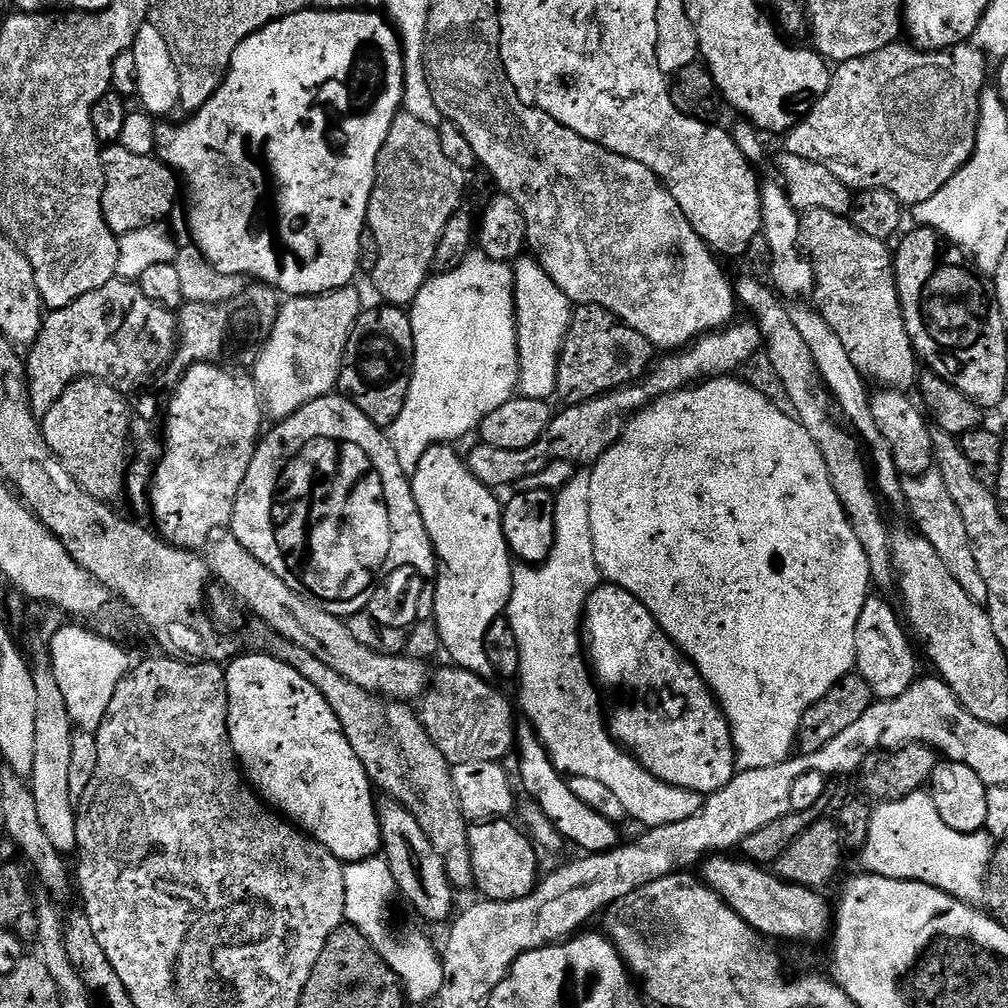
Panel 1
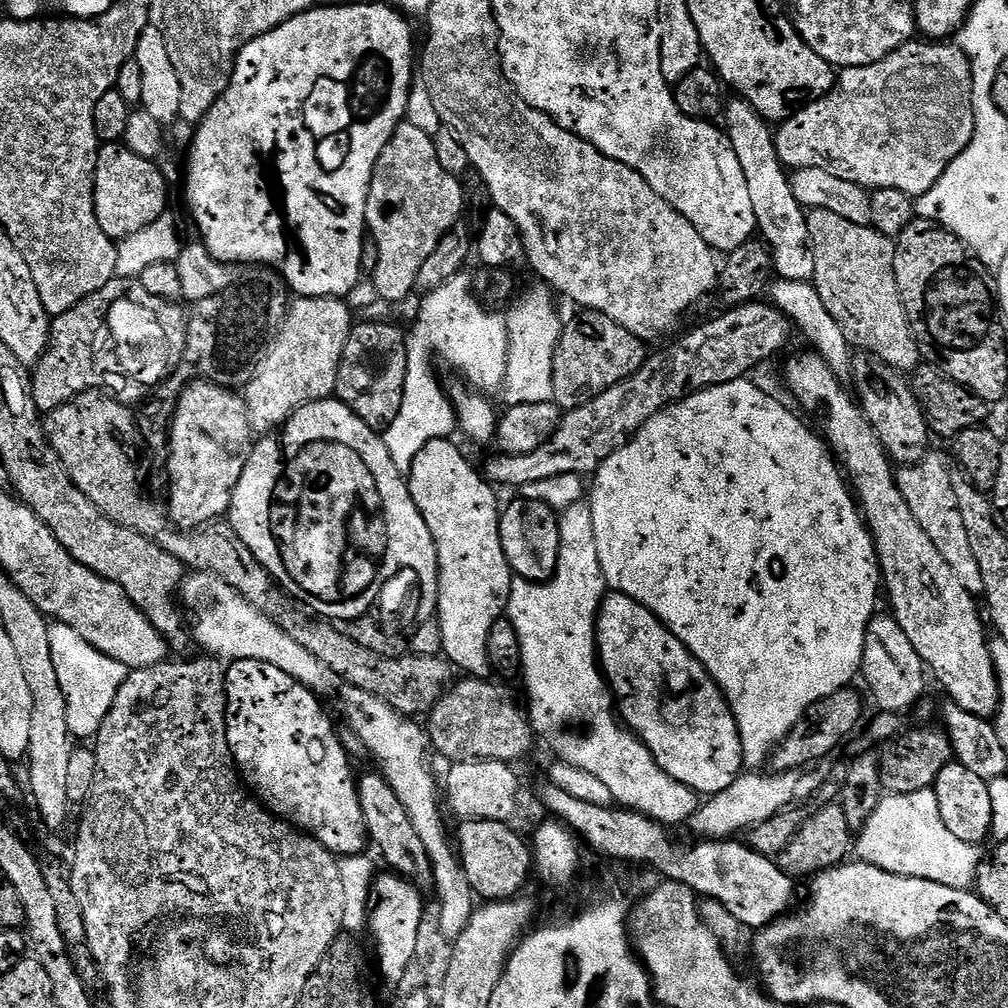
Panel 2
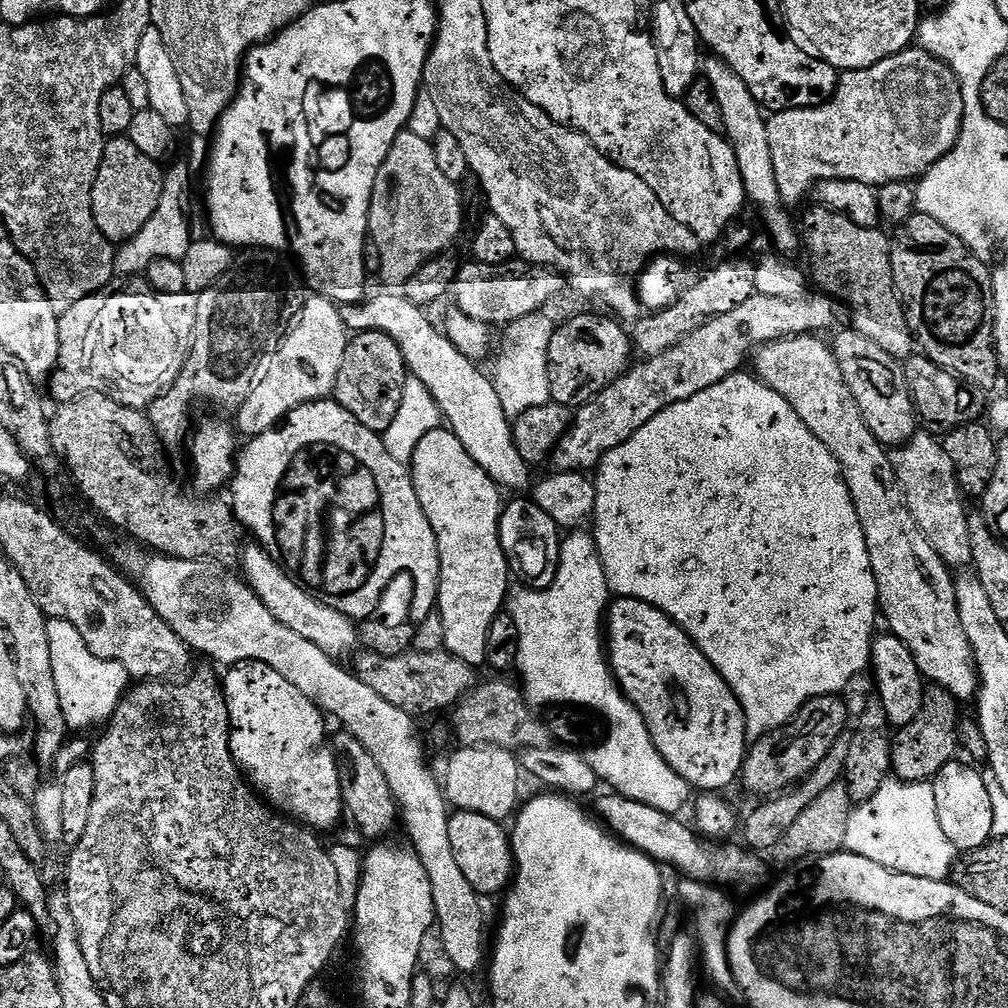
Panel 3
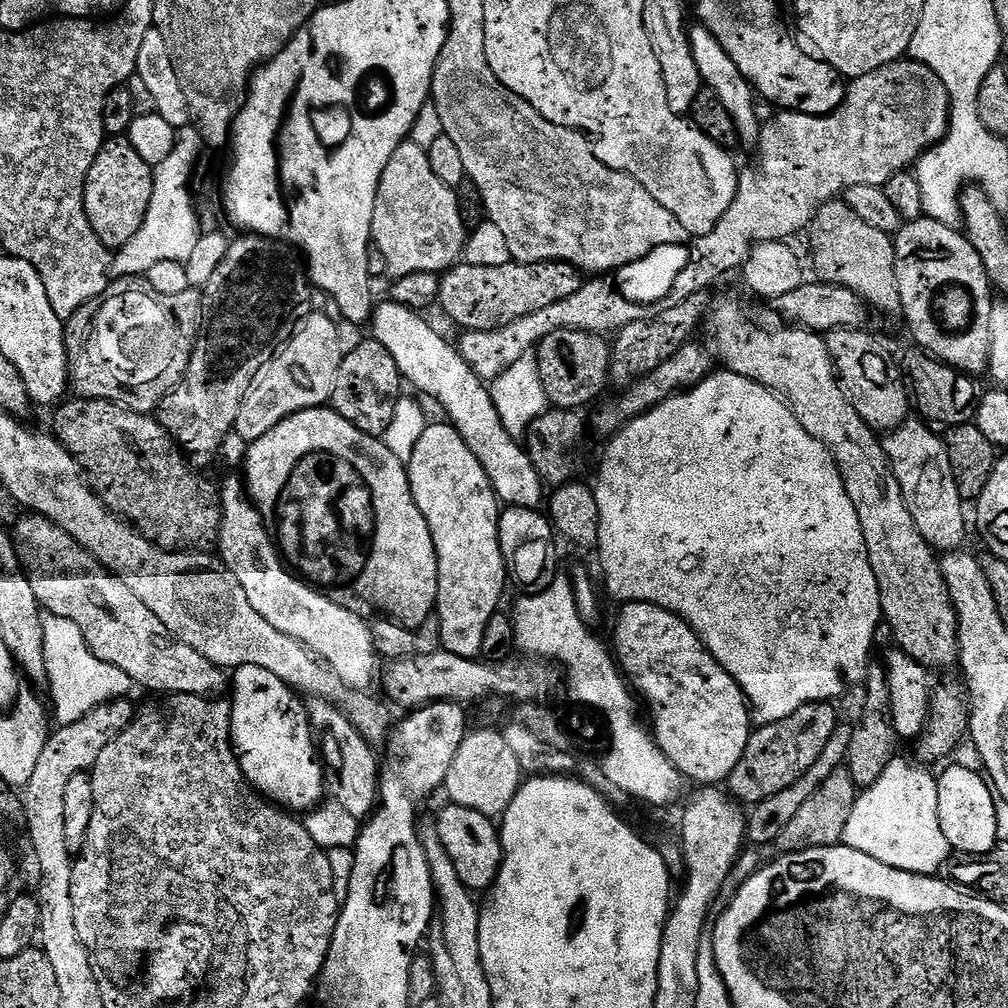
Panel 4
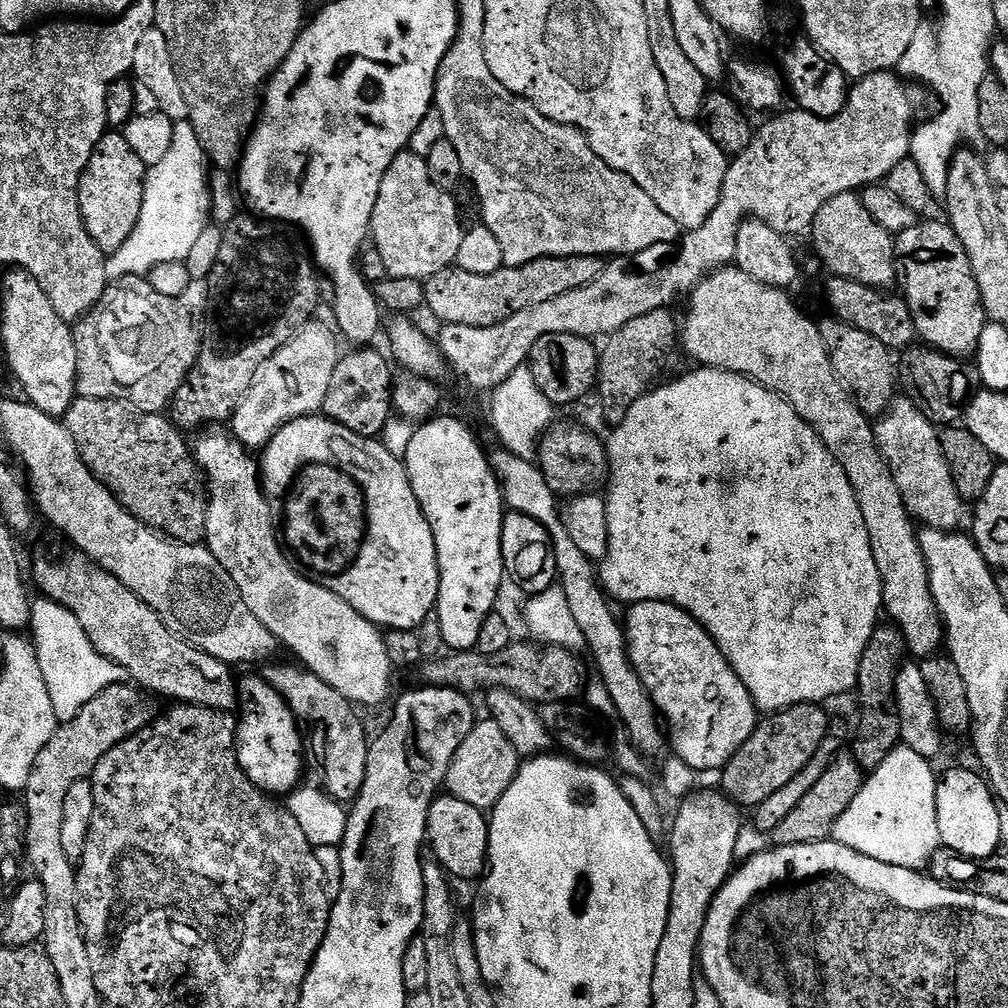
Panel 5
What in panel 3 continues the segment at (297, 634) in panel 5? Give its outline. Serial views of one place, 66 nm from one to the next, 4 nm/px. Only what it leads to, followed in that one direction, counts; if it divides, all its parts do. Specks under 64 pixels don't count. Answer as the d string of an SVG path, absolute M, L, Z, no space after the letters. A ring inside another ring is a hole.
M252 542L249 545L249 548L247 545L242 552L242 576L248 587L254 589L256 597L263 602L266 610L270 610L270 614L274 614L274 618L278 618L282 626L290 626L294 634L302 634L306 642L314 642L314 646L318 646L318 650L322 650L326 655L333 658L345 658L344 656L348 655L351 657L358 648L357 625L338 610L330 610L330 606L315 600L303 586L272 560L270 554L259 544Z

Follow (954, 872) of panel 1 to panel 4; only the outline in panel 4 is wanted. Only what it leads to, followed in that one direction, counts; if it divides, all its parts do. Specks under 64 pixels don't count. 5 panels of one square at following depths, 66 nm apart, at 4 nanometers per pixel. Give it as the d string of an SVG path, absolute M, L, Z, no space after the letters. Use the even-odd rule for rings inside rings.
M892 760L882 770L882 778L857 795L856 810L846 822L842 842L891 868L936 876L950 859L946 834L942 834L938 818L937 777L931 776L927 767L909 760Z

